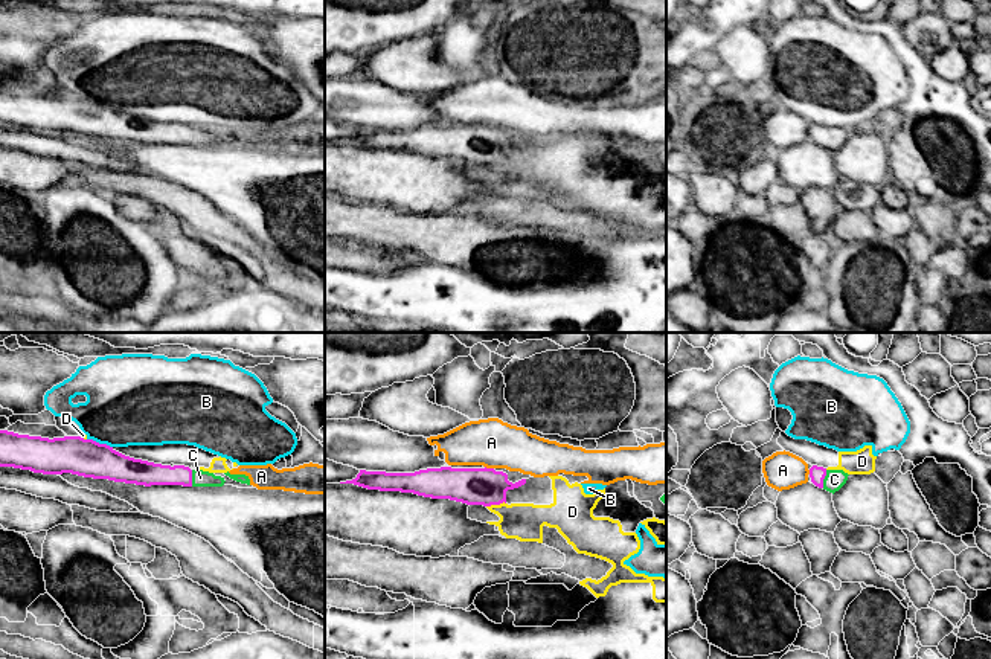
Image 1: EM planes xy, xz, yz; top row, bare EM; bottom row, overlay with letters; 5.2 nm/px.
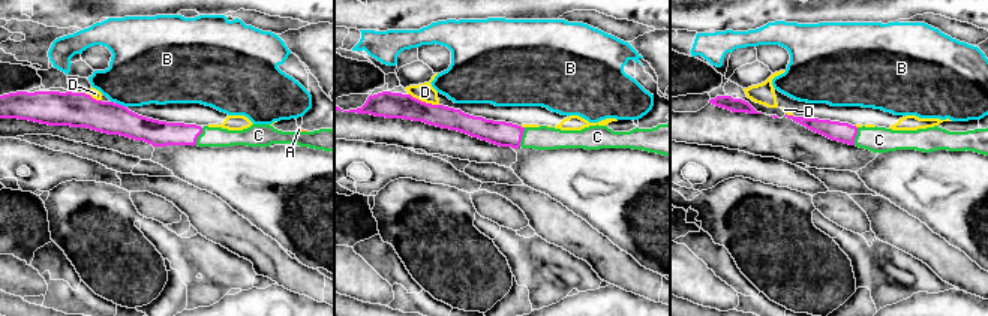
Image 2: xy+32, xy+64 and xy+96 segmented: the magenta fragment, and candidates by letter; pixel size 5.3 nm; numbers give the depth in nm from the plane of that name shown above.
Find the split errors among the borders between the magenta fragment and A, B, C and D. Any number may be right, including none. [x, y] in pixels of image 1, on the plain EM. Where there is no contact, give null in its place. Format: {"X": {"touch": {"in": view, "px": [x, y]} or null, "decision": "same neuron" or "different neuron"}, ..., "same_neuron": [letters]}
{"A": {"touch": {"in": "xz", "px": [490, 127]}, "decision": "different neuron"}, "B": {"touch": {"in": "xy", "px": [98, 101]}, "decision": "different neuron"}, "C": {"touch": {"in": "yz", "px": [822, 138]}, "decision": "same neuron"}, "D": {"touch": {"in": "xz", "px": [496, 162]}, "decision": "different neuron"}, "same_neuron": ["C"]}

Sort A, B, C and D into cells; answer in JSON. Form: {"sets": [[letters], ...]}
{"sets": [["A"], ["B"], ["C"], ["D"]]}

